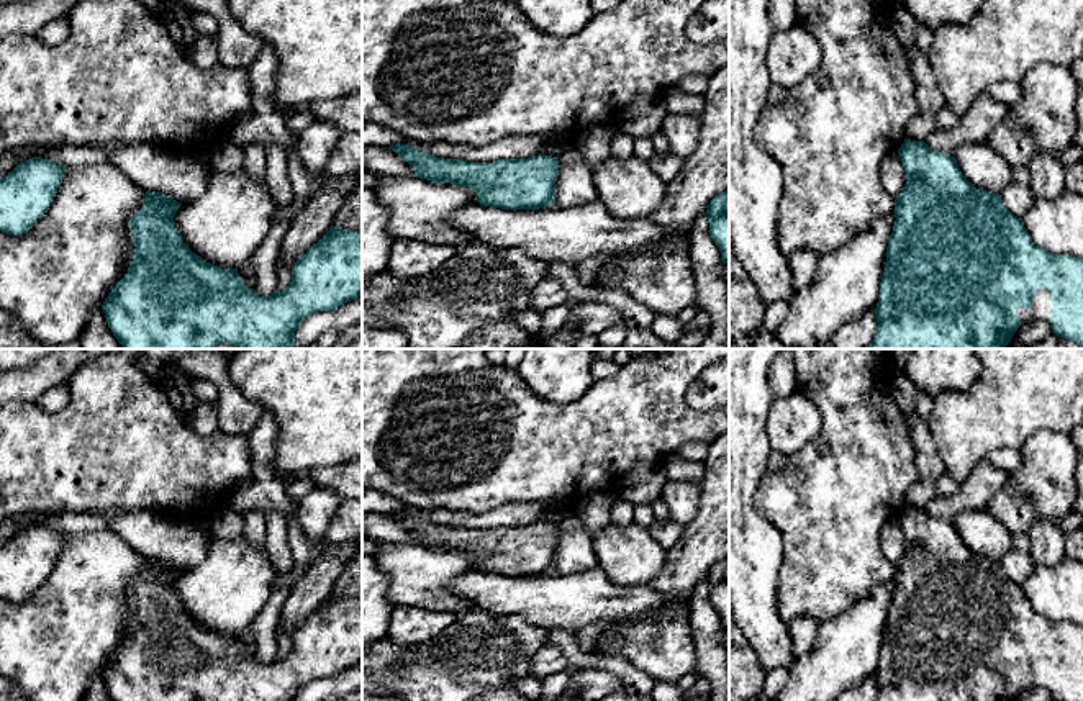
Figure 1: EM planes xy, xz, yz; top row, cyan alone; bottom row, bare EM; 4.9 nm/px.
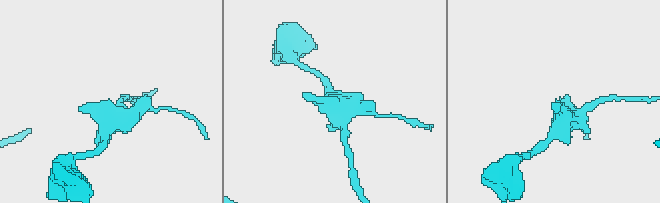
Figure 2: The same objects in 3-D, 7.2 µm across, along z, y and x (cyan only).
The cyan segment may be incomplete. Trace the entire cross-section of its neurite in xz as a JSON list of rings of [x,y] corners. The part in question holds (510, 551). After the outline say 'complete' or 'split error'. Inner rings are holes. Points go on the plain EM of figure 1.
[[[395,511],[388,516],[415,534],[413,544],[470,554],[480,572],[513,578],[555,572],[559,524],[531,522],[496,529],[467,529],[436,524],[408,511]]]; complete

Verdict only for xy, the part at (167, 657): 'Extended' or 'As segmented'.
As segmented

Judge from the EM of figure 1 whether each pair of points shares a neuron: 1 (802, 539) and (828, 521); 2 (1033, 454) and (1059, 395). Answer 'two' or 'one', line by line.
1: one
2: two

